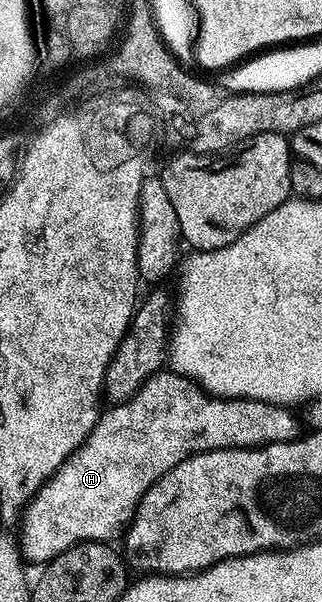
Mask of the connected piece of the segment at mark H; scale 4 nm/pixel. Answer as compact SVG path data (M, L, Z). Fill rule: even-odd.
M160 370L151 376L150 379L143 384L141 390L137 390L137 394L131 400L125 401L123 404L116 404L108 407L100 415L99 422L94 430L91 431L89 438L82 446L71 455L65 463L59 467L58 471L51 476L44 485L43 489L36 494L30 504L27 505L22 513L21 521L23 520L23 536L20 537L20 547L23 549L24 557L28 561L31 560L38 566L46 565L48 562L55 559L65 550L69 550L74 544L84 542L115 542L115 539L120 539L121 534L126 533L135 512L139 509L141 498L155 483L160 480L169 470L173 470L173 466L177 466L183 460L188 460L190 456L196 452L208 452L209 450L221 450L222 448L261 448L269 444L280 444L286 440L296 439L300 435L300 421L297 419L290 407L282 404L270 404L264 400L244 400L242 398L228 398L225 396L212 396L204 391L203 385L190 380L189 377L183 376L180 372L174 370Z

